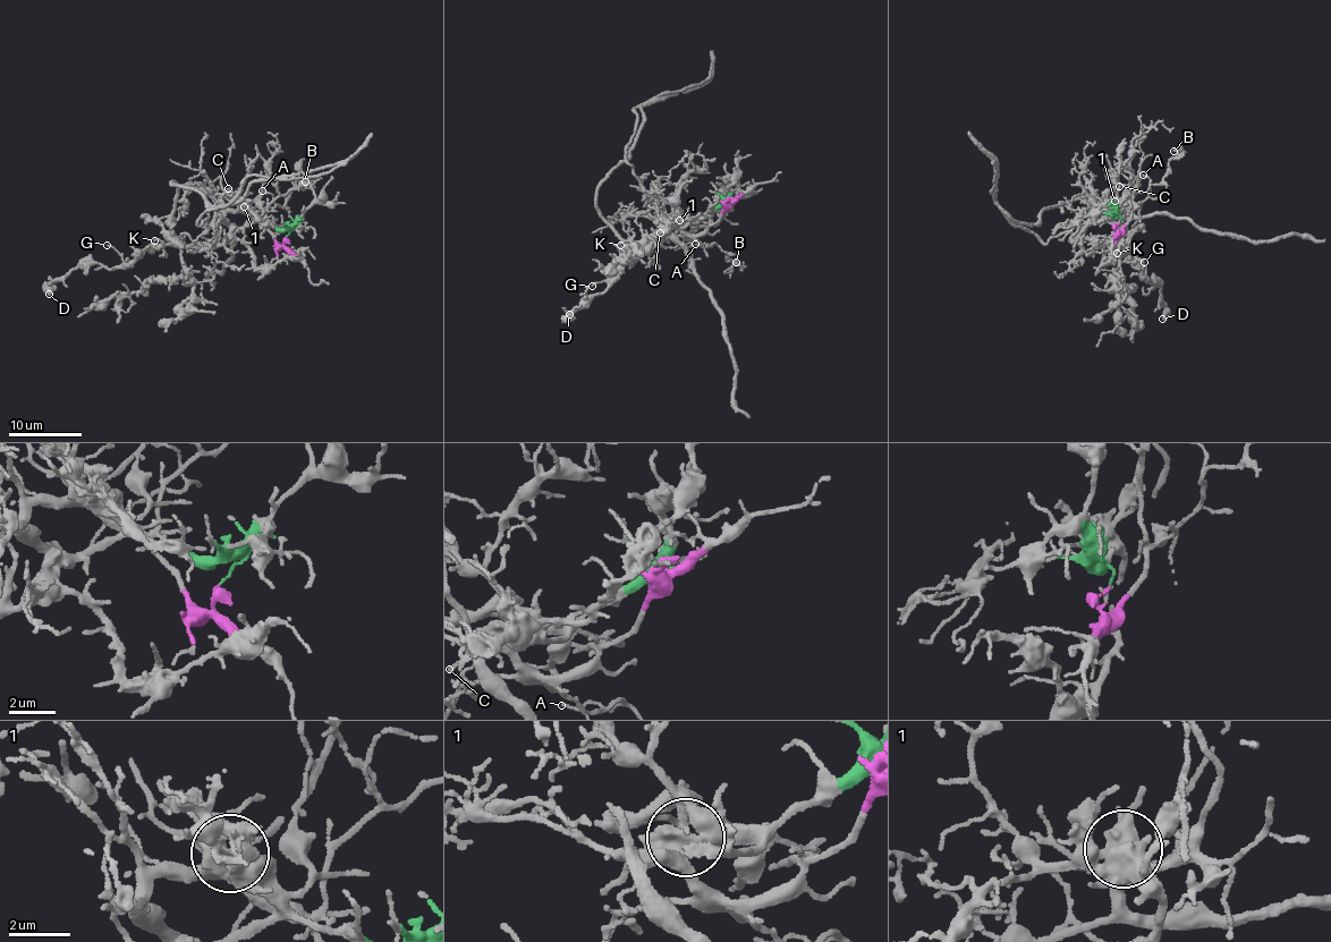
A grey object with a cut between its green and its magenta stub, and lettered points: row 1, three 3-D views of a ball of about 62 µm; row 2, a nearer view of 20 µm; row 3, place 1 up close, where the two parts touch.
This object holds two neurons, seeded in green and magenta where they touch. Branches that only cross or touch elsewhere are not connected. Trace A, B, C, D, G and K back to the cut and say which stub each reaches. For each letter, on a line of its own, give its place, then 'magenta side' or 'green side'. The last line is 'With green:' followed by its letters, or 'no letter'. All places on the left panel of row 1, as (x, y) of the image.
A: at (262, 191); magenta side
B: at (305, 181); magenta side
C: at (228, 188); green side
D: at (49, 294); green side
G: at (107, 245); green side
K: at (154, 240); green side
With green: C, D, G, K

